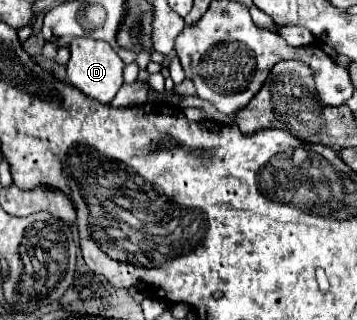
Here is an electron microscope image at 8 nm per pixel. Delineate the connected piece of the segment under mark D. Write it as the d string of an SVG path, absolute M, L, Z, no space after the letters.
M73 38L69 44L69 50L71 50L71 58L65 66L69 84L73 84L85 96L101 104L109 104L123 84L123 62L117 56L117 52L109 44L93 38Z

